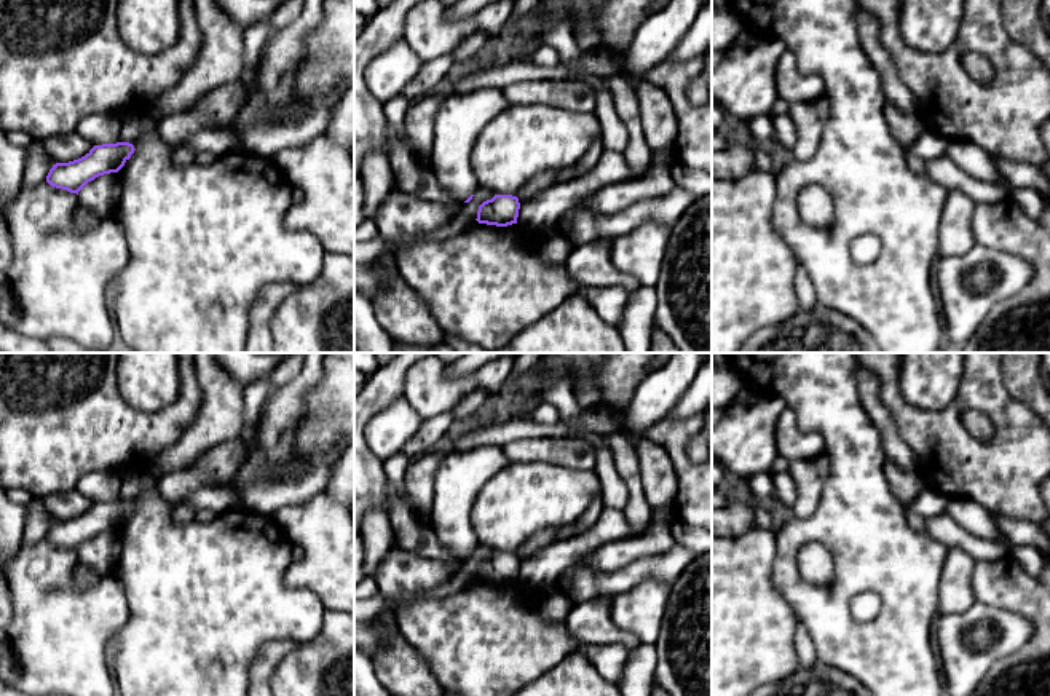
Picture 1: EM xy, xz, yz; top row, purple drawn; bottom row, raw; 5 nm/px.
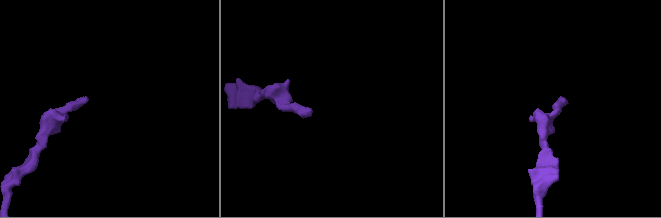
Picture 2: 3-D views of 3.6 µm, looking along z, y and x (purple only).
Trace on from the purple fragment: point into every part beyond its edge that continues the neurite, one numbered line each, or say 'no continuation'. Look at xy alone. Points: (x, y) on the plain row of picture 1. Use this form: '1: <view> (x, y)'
no continuation

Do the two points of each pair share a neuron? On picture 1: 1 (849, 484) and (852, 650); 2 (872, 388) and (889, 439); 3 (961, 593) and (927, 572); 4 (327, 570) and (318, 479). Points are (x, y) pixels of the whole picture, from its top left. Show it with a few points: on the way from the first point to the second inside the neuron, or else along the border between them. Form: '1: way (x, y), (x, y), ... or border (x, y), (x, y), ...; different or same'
1: way (849, 525), (849, 580), (841, 591), (841, 608); same
2: way (872, 401), (886, 427); same
3: border (948, 549), (943, 559), (937, 612); different
4: border (324, 490), (303, 503), (284, 506); different

